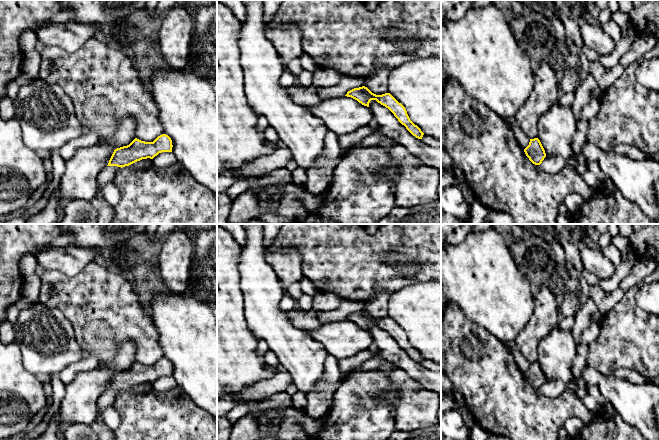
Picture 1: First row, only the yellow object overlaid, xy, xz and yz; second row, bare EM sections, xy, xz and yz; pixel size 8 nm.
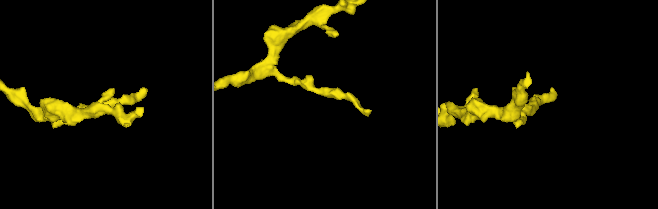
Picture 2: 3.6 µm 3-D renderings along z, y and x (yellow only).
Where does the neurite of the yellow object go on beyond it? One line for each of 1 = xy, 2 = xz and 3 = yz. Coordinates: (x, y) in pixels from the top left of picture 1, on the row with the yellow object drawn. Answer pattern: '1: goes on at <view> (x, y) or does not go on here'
1: does not go on here
2: does not go on here
3: does not go on here

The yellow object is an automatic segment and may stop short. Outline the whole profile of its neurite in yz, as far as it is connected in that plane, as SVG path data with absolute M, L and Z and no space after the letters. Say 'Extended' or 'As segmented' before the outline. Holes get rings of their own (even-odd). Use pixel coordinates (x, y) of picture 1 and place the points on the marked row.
As segmented. M538 138L530 139L529 145L524 149L524 152L535 165L540 165L546 157L545 150Z

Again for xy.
As segmented. M166 135L158 136L153 142L135 138L129 145L114 150L107 166L125 167L142 159L153 159L159 153L172 152L172 140Z

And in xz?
As segmented. M362 86L348 91L345 96L351 97L367 107L369 107L371 100L376 100L378 103L388 108L398 119L398 121L404 125L413 136L418 139L422 139L424 133L410 120L405 107L399 103L390 93L376 95L367 87Z

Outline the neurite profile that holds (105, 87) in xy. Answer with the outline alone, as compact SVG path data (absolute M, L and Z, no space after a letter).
M96 37L72 53L56 46L45 47L40 52L38 78L59 85L71 98L84 131L93 132L100 140L113 135L119 122L126 117L135 120L135 136L141 141L153 142L164 134L158 118L158 108L139 70L120 50Z

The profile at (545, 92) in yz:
M541 61L533 67L534 88L526 103L520 107L515 119L530 139L538 137L539 119L558 103L558 80L549 62Z

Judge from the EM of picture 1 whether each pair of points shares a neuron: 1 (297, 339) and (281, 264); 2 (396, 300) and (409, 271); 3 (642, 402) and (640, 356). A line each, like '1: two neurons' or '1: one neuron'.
1: two neurons
2: two neurons
3: two neurons

